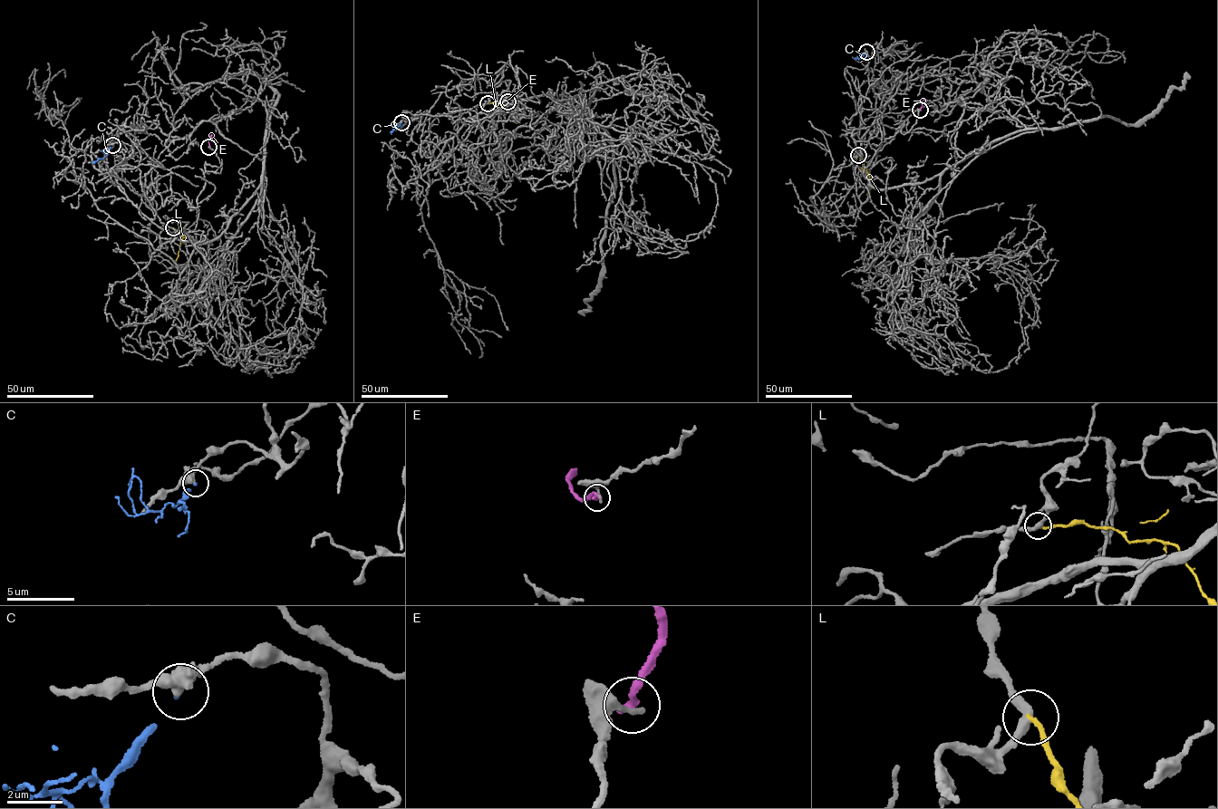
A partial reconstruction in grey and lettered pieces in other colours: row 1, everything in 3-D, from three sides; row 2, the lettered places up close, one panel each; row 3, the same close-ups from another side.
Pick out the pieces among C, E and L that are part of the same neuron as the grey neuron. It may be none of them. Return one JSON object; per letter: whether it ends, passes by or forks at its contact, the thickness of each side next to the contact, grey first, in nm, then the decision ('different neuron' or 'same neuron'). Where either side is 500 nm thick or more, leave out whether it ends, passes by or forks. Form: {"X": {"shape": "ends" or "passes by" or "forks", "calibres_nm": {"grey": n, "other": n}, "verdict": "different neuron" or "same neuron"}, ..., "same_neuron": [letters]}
{"C": {"shape": "ends", "calibres_nm": {"grey": 360, "other": 150}, "verdict": "different neuron"}, "E": {"shape": "ends", "calibres_nm": {"grey": 240, "other": 320}, "verdict": "different neuron"}, "L": {"shape": "ends", "calibres_nm": {"grey": 320, "other": 160}, "verdict": "different neuron"}, "same_neuron": []}

